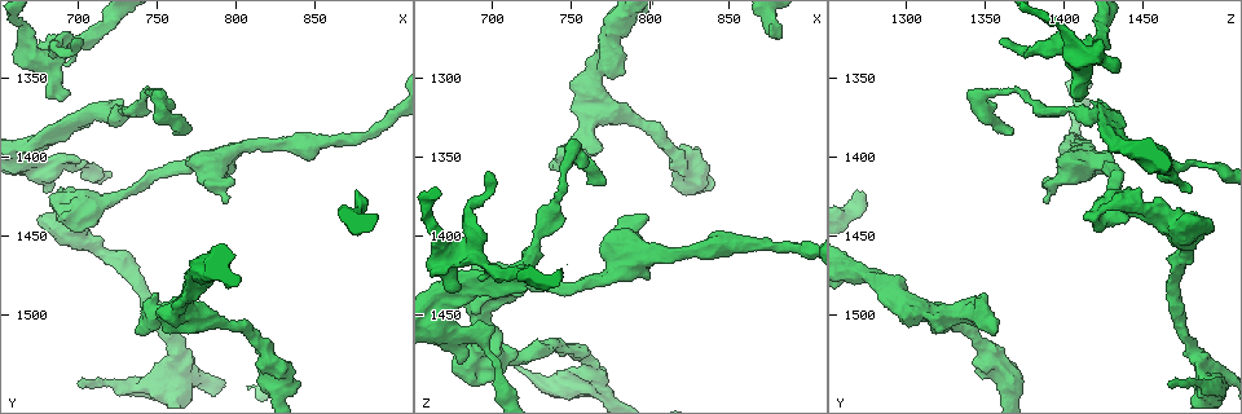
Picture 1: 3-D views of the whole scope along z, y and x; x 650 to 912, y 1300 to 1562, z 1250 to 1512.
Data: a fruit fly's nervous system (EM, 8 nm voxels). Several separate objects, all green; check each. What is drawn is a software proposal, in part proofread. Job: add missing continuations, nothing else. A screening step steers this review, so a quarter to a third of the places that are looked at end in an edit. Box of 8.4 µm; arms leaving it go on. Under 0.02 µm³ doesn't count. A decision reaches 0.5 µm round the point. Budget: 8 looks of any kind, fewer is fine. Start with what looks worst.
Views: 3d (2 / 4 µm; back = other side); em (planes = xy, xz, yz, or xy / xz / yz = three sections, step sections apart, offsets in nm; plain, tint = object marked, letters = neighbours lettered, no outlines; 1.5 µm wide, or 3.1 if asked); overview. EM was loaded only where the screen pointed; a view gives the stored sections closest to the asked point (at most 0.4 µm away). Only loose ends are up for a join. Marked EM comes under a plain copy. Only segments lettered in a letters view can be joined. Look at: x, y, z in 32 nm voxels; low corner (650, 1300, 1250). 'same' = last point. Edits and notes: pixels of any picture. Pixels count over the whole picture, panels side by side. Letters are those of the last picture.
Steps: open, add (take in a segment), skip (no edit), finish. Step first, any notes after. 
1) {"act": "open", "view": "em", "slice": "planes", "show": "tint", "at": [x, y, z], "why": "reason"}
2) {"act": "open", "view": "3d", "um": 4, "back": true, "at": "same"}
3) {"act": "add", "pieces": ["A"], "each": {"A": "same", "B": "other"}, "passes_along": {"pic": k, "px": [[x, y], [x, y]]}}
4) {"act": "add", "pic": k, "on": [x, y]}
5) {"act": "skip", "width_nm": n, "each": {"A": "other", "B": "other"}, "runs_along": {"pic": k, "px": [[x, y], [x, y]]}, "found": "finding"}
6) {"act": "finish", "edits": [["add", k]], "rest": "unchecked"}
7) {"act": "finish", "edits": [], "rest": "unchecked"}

{"act": "open", "view": "3d", "um": 4, "at": [736, 1510, 1356], "why": "free end"}

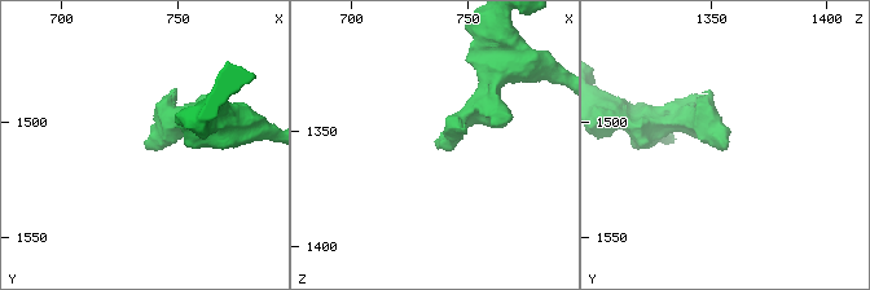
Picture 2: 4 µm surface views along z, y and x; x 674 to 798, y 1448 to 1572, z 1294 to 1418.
{"act": "open", "view": "em", "slice": "planes", "show": "letters", "at": [736, 1512, 1356], "why": "need the tissue"}

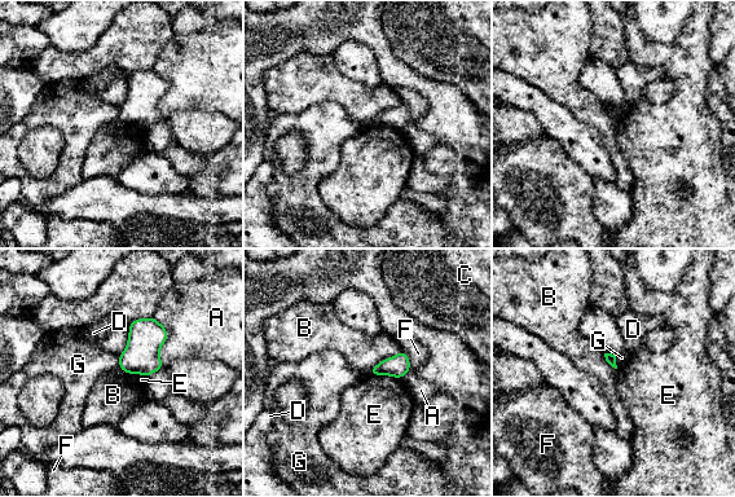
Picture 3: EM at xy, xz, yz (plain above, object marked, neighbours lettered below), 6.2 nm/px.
{"act": "skip", "each": {"A": "other", "B": "other", "C": "other", "D": "other", "E": "other", "F": "other", "G": "other"}, "found": "none of them fits"}

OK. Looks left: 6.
{"act": "open", "view": "3d", "um": 4, "at": [792, 1428, 1390], "why": "free end"}

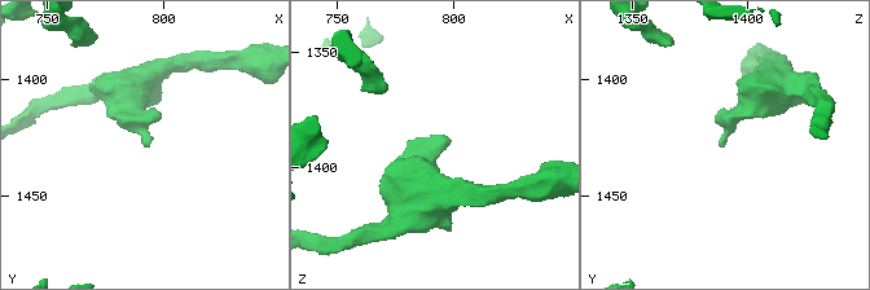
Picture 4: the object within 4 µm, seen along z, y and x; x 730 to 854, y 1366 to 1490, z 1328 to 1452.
{"act": "open", "view": "em", "slice": "planes", "show": "letters", "at": [792, 1427, 1390]}

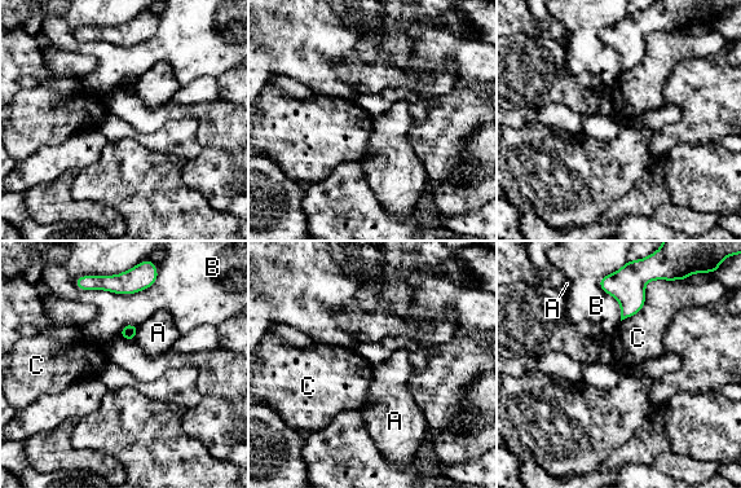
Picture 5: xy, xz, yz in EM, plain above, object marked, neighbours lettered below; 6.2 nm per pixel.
{"act": "skip", "each": {"A": "other", "B": "other", "C": "other"}, "border": {"pic": 5, "px": [[684, 280], [649, 280], [621, 321]]}, "found": "none of them fits"}

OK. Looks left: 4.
{"act": "open", "view": "3d", "um": 2, "at": [690, 1362, 1408], "why": "free end"}

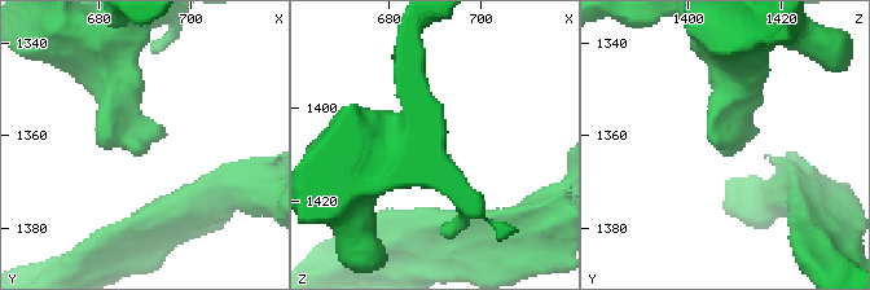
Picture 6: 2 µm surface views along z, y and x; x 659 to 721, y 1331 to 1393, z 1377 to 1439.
{"act": "open", "view": "em", "slice": "xy", "step": 4, "show": "letters", "at": [689, 1364, 1408]}

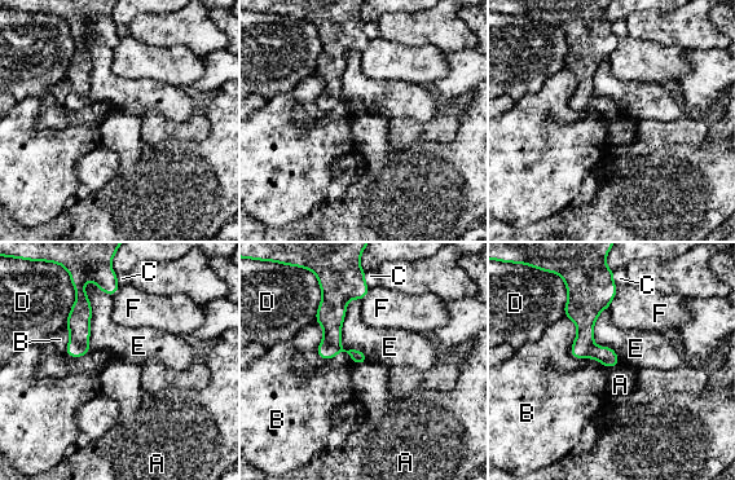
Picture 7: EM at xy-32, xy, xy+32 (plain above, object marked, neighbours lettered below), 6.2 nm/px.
{"act": "skip", "each": {"A": "other", "B": "other", "C": "other", "D": "other", "E": "other", "F": "other"}, "border": {"pic": 7, "px": [[619, 364], [604, 368]]}, "found": "no lettered segment goes on from it"}

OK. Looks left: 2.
{"act": "finish", "edits": [], "rest": "unchecked"}

